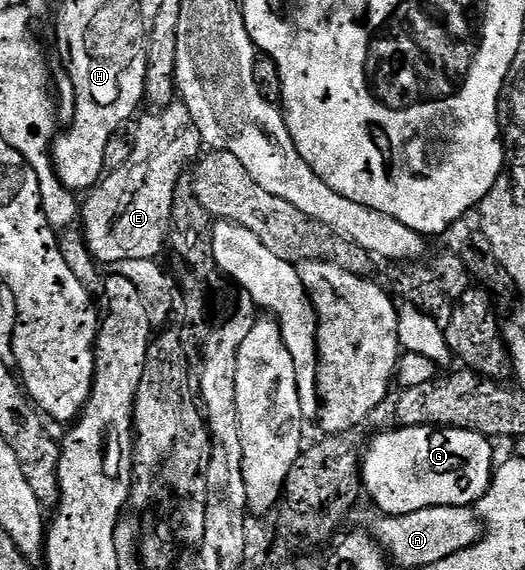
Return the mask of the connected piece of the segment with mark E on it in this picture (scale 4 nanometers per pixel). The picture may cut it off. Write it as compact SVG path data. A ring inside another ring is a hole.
M182 102L160 108L151 115L155 116L138 117L139 137L134 137L129 162L125 162L121 170L107 172L90 189L88 200L84 199L81 204L83 237L92 255L103 266L114 266L125 259L160 259L169 240L177 182L200 159L205 148Z

